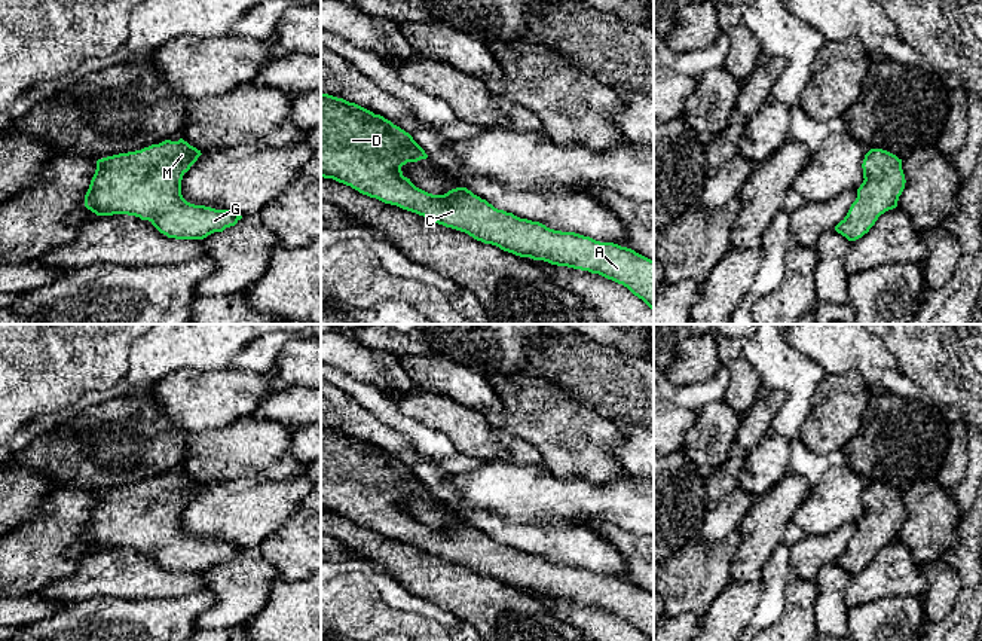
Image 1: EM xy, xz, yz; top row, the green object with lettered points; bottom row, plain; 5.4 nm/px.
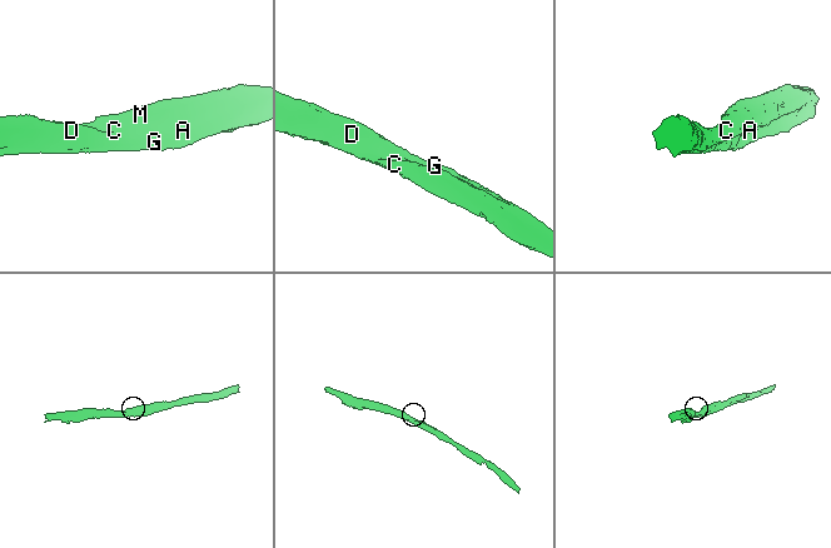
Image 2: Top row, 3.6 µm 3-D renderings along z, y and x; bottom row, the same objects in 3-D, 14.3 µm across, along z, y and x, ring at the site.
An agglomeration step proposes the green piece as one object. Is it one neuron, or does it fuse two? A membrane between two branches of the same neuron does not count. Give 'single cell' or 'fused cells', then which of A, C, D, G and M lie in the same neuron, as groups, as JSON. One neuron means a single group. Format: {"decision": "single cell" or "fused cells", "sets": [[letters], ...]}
{"decision": "single cell", "sets": [["A", "C", "D", "G", "M"]]}

